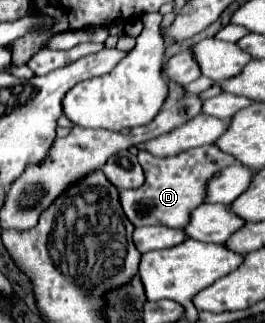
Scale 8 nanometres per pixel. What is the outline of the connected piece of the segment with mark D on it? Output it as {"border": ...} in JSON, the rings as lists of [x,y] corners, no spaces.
{"border":[[[200,146],[200,148],[192,148],[192,150],[182,152],[182,154],[178,154],[178,156],[172,156],[172,158],[156,158],[156,156],[148,154],[148,152],[140,150],[140,152],[138,152],[138,160],[140,160],[140,166],[144,168],[146,182],[144,182],[140,188],[136,188],[136,190],[120,190],[120,204],[122,204],[122,210],[124,210],[124,214],[128,216],[128,220],[130,220],[134,226],[154,226],[154,224],[160,224],[160,226],[168,226],[168,228],[184,228],[184,226],[186,226],[186,222],[188,222],[190,212],[192,212],[196,206],[200,206],[200,204],[202,204],[202,200],[204,200],[204,186],[206,186],[206,180],[208,180],[214,172],[218,172],[218,170],[222,170],[222,168],[226,168],[226,166],[234,164],[234,158],[232,158],[232,156],[228,156],[228,154],[224,154],[224,152],[220,152],[216,146]]]}

